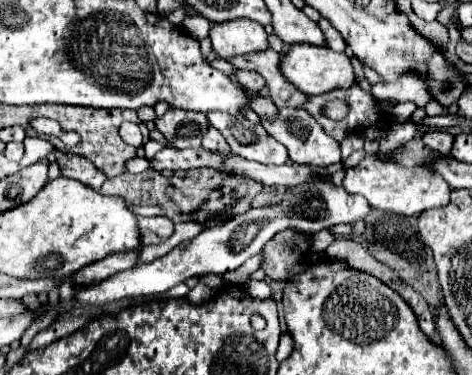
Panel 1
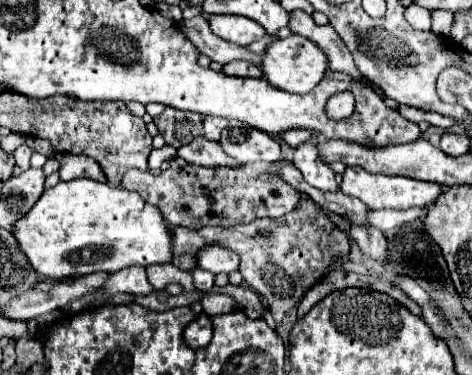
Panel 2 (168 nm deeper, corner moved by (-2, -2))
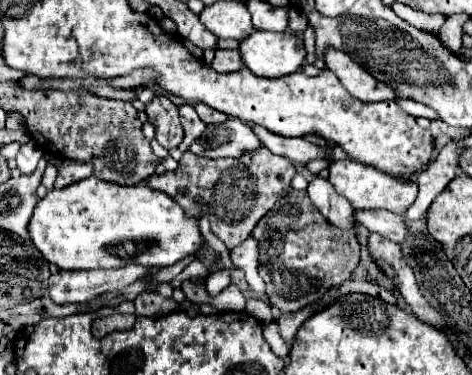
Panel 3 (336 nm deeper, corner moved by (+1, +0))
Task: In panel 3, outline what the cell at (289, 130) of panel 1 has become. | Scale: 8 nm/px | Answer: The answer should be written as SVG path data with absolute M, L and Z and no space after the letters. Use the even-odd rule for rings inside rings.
M314 176L306 188L312 204L322 212L322 216L326 216L326 220L330 220L334 226L338 228L352 228L354 226L354 208L348 200L344 200L344 196L336 194L336 190L332 188L332 184L320 176Z

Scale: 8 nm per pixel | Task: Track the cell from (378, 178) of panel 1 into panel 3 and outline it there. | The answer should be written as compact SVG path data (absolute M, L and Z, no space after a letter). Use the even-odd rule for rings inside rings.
M350 158L332 162L328 180L334 184L336 192L342 194L354 208L386 208L390 212L404 214L406 208L414 202L414 198L418 194L418 184L416 182L394 178L390 174L384 174L382 170L376 170L368 164L362 164L362 162L350 160Z

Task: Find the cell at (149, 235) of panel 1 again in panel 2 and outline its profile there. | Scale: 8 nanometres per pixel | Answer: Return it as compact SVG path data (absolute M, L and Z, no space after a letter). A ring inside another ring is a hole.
M301 194L301 200L295 210L281 218L257 218L251 224L233 228L207 226L203 230L189 230L177 226L173 228L173 234L177 266L181 270L193 270L197 266L195 256L203 246L217 244L237 252L241 258L241 276L253 278L253 282L247 284L261 294L261 298L267 302L271 316L277 322L281 322L283 316L293 306L297 306L305 292L323 278L323 274L337 256L349 256L351 252L349 236L341 232L329 218L329 214L319 208L307 194Z

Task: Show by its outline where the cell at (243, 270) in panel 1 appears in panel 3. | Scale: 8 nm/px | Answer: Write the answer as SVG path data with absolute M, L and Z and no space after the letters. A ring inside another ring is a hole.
M218 270L206 276L206 290L216 294L220 292L220 288L226 288L230 284L230 272L228 270Z

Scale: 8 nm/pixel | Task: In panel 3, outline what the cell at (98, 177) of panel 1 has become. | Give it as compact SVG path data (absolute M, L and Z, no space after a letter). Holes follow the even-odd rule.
M56 160L58 166L58 178L54 182L54 188L66 188L78 180L84 180L92 176L92 164L84 164L80 160Z

